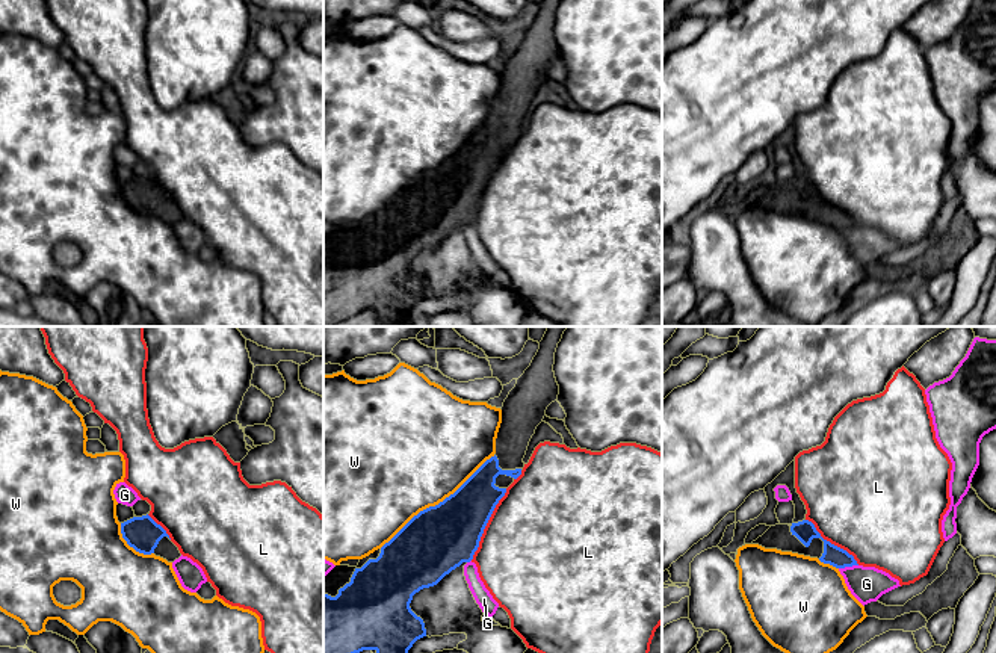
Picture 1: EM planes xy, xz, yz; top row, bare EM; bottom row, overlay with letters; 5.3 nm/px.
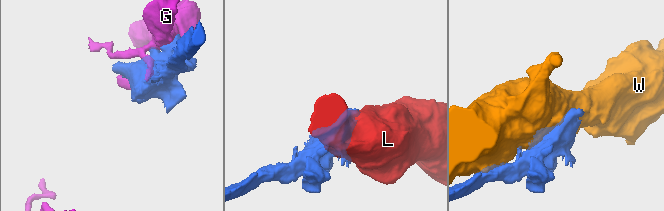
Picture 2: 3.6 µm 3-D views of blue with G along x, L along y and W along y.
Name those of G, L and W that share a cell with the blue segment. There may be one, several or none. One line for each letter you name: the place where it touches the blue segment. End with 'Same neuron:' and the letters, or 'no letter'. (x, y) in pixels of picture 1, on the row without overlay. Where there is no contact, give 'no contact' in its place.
Same neuron: no letter

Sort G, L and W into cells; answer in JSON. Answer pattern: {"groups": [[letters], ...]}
{"groups": [["G"], ["L"], ["W"]]}

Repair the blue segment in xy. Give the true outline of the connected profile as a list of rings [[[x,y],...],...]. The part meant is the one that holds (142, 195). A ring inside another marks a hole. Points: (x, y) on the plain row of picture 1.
[[[148,175],[121,184],[121,195],[127,206],[139,215],[154,215],[168,224],[174,224],[181,218],[178,209],[169,201],[166,192]]]

